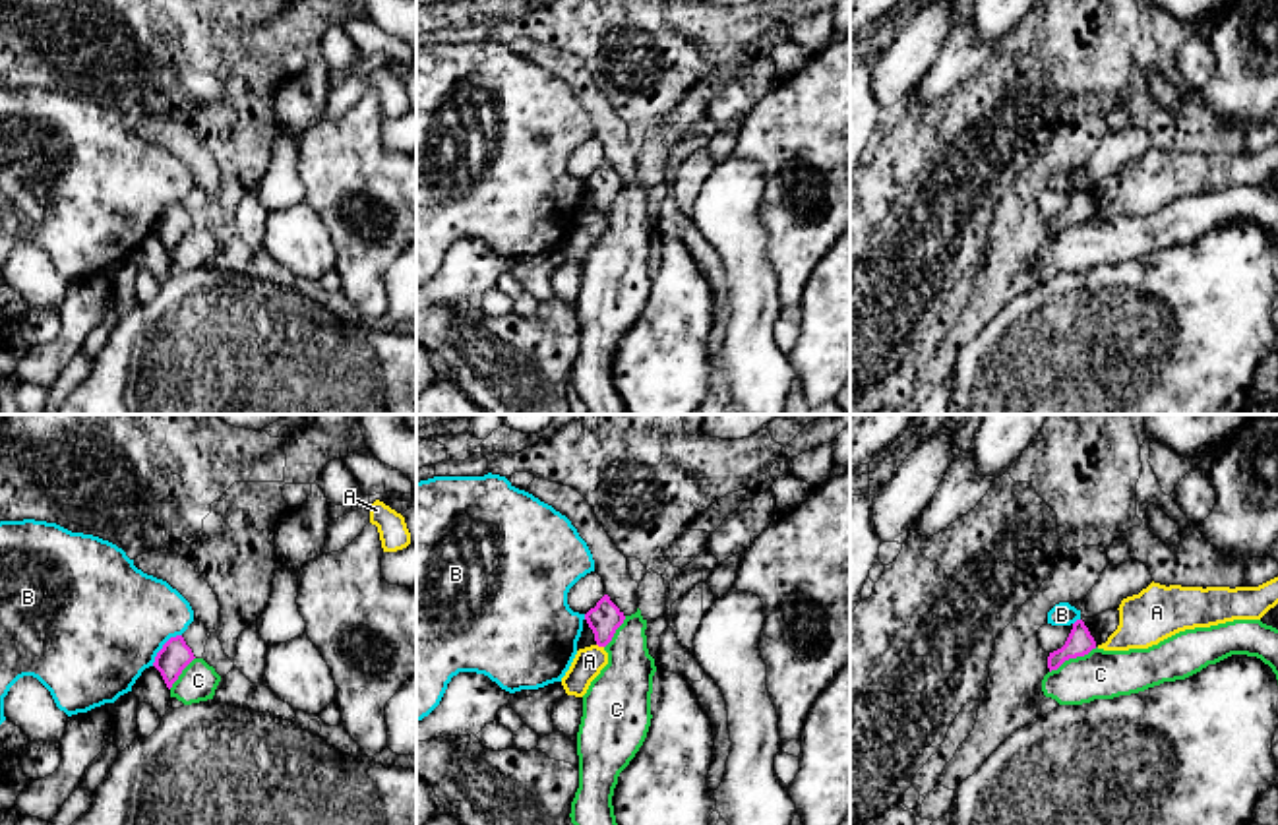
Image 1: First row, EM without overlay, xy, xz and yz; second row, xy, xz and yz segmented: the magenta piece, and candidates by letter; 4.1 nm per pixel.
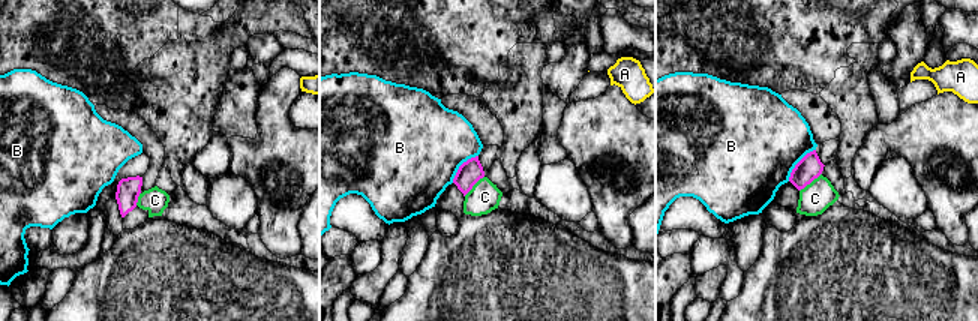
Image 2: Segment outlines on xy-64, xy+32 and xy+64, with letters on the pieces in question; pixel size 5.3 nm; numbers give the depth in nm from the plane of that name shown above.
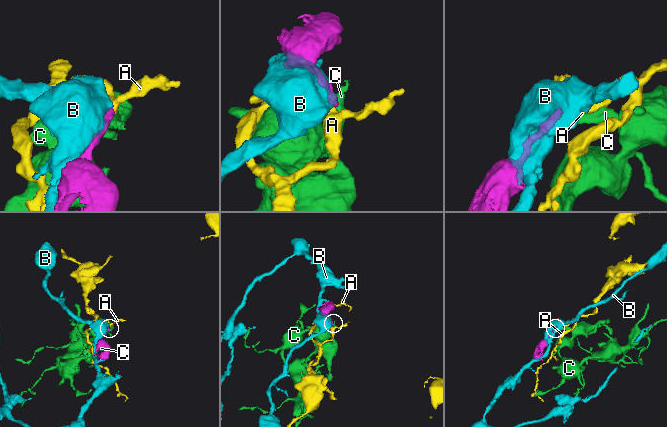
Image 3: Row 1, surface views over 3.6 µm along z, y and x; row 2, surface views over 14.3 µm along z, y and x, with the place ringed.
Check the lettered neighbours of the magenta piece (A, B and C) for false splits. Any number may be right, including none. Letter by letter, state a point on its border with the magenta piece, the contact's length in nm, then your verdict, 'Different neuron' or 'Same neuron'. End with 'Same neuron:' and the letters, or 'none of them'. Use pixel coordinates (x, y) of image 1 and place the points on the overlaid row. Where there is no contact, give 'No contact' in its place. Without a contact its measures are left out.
A: Touches magenta at xz (601, 645). Shared border 40 nm. Different neuron
B: Touches magenta at xy (163, 647). Shared border 180 nm. Different neuron
C: Touches magenta at yz (1073, 657). Shared border 220 nm. Different neuron
Same neuron: none of them

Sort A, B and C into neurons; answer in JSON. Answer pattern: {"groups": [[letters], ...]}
{"groups": [["A"], ["B"], ["C"]]}

